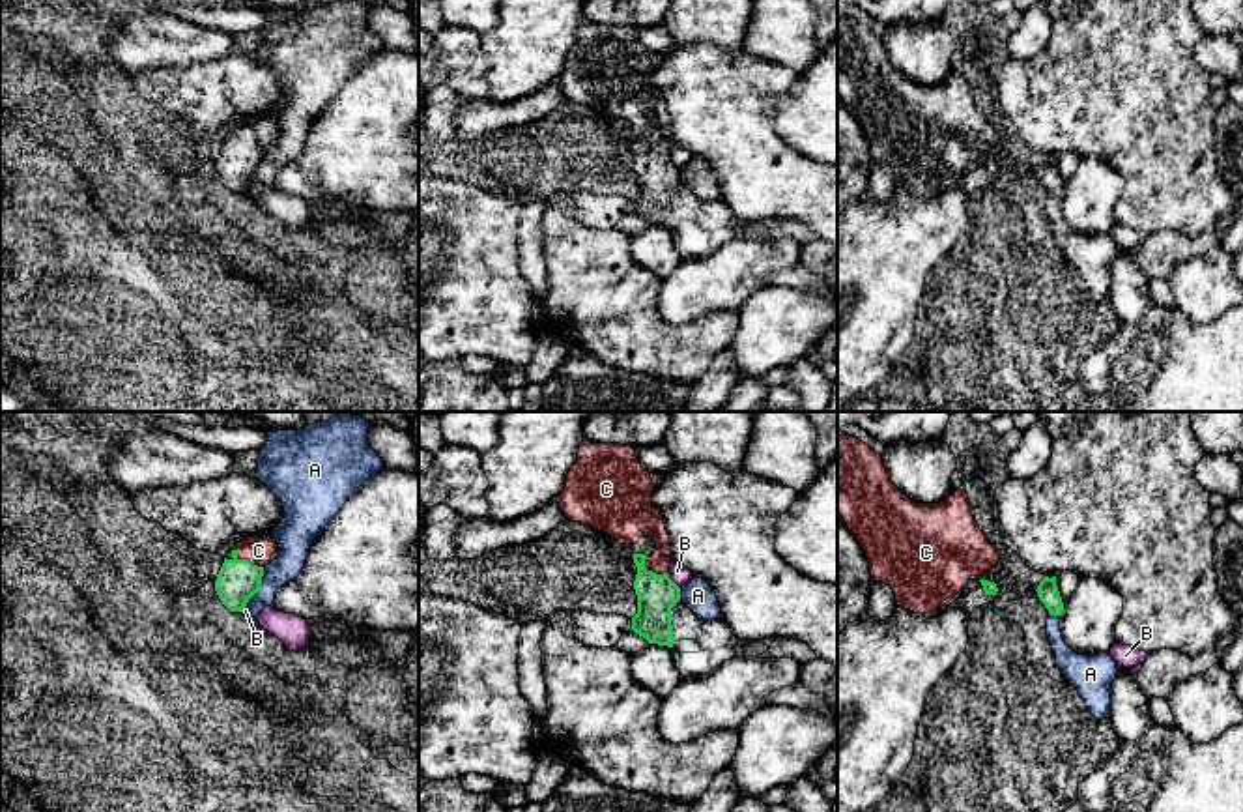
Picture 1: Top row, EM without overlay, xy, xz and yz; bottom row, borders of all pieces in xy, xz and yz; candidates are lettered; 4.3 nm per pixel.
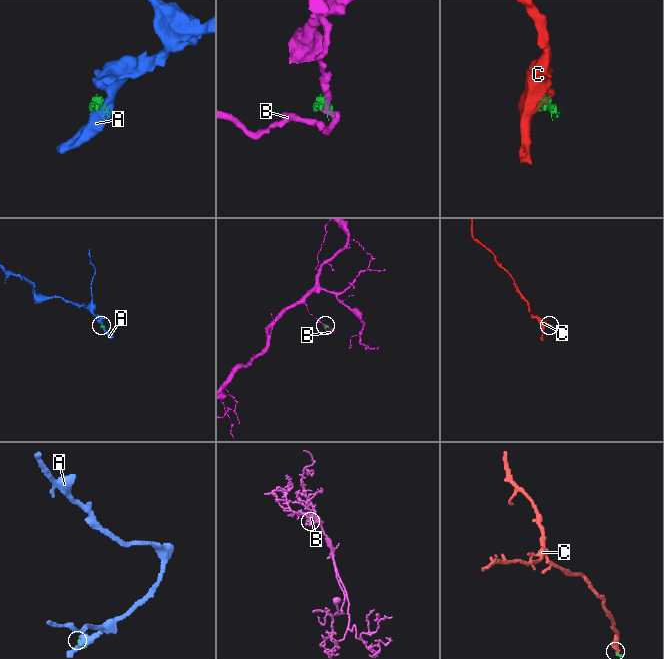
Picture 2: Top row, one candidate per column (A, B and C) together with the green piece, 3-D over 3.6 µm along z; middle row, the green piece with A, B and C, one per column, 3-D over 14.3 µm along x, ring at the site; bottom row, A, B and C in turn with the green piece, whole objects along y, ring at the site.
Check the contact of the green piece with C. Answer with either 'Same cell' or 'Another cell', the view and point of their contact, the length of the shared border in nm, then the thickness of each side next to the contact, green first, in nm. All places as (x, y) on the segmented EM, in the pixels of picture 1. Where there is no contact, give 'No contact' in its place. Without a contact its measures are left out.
Same cell. Touches green at xy (243, 560). Shared border 170 nm. Thickness 180 nm (green) against 120 nm

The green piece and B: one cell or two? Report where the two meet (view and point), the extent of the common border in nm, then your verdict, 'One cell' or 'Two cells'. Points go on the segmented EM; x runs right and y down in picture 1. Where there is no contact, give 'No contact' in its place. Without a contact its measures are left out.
Touches green at xz (671, 580). Shared border 90 nm. Two cells

